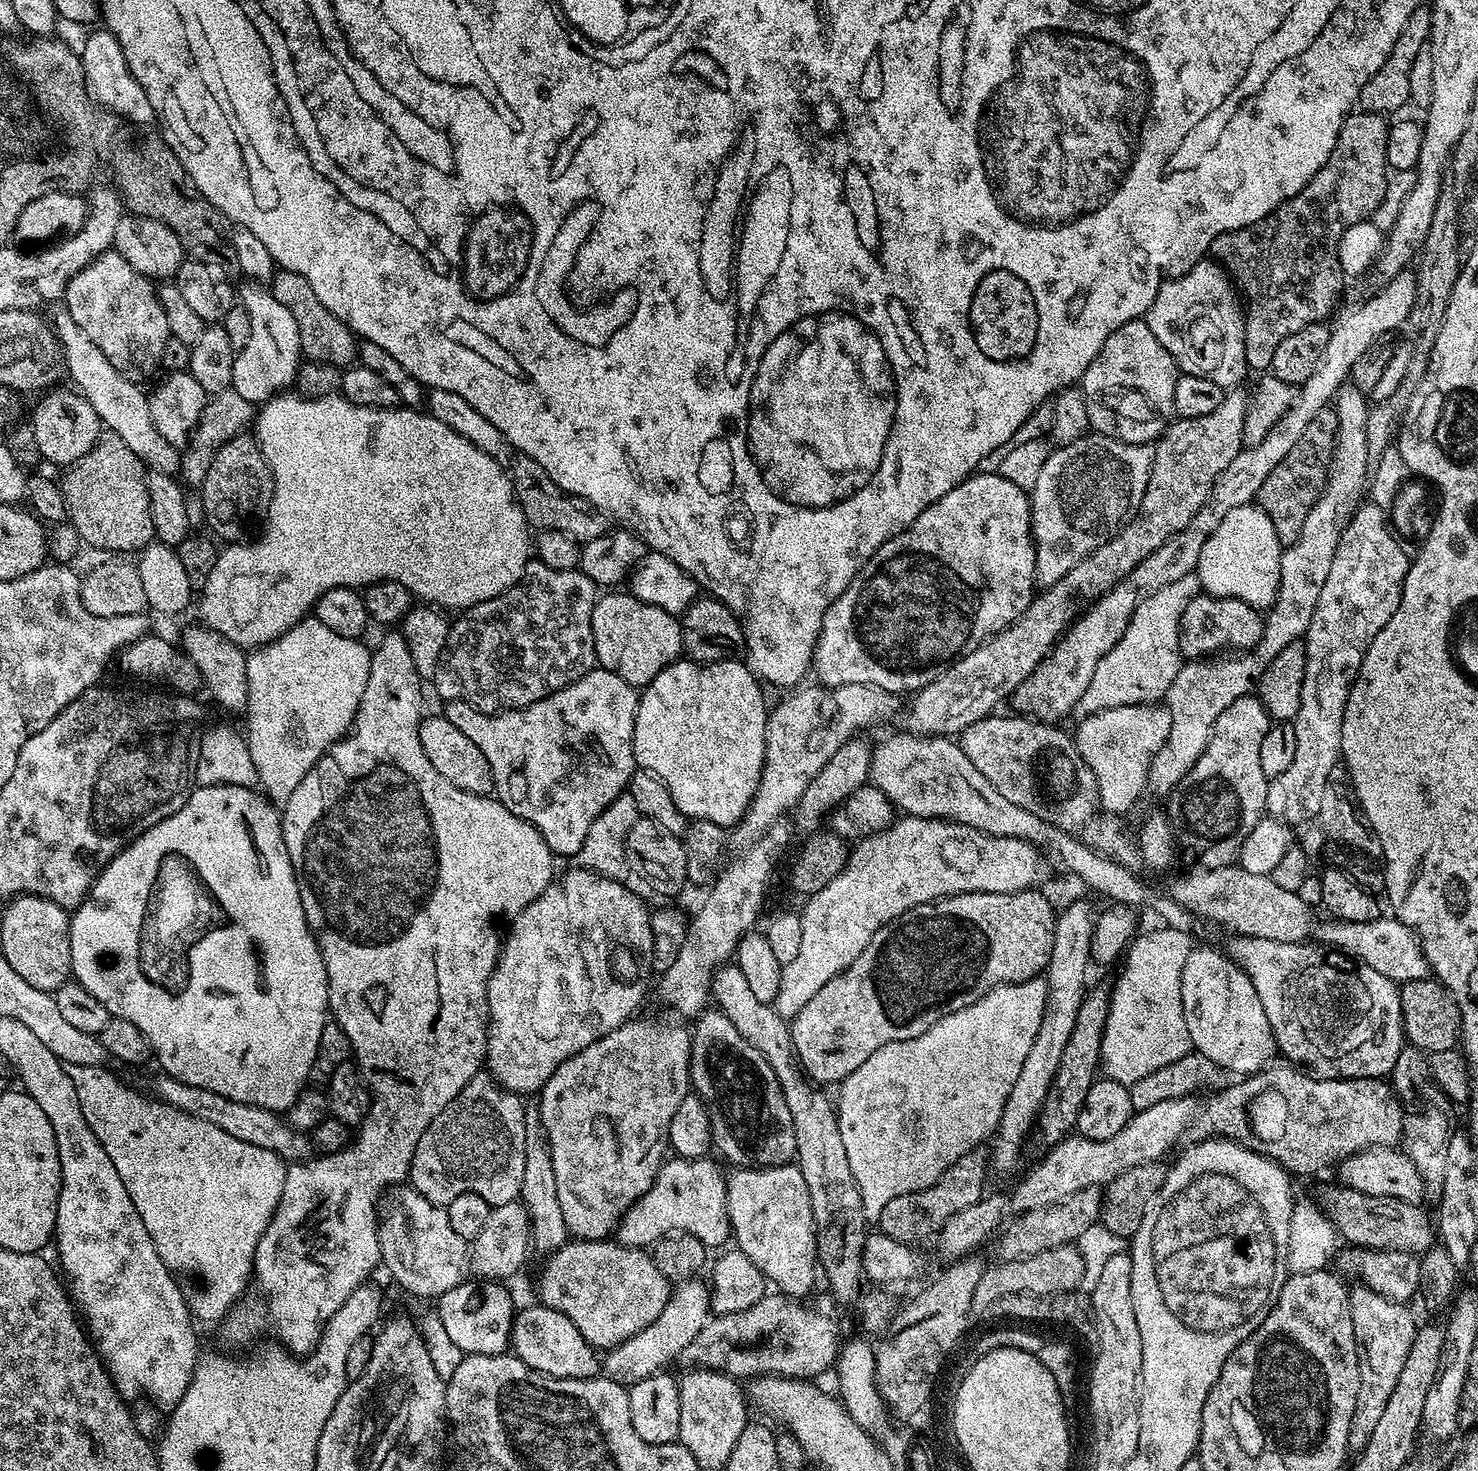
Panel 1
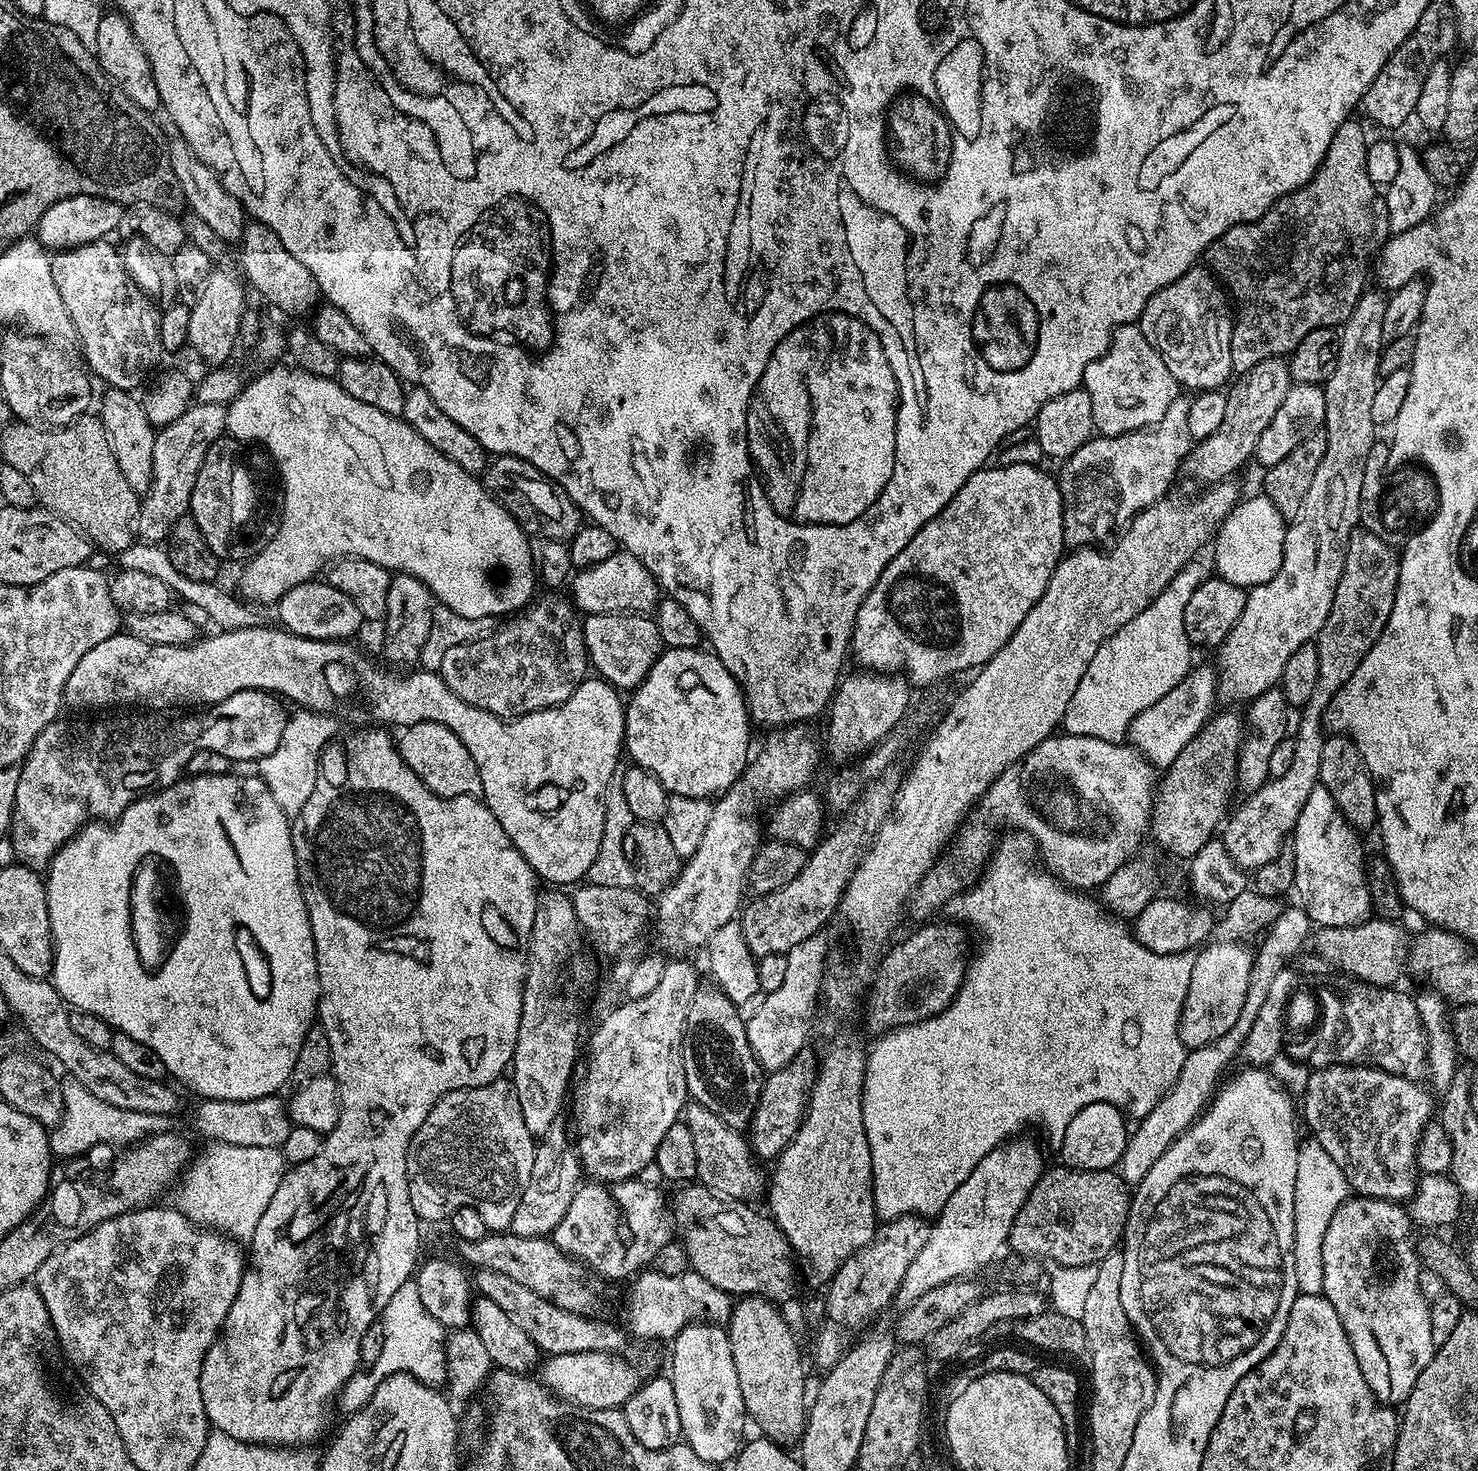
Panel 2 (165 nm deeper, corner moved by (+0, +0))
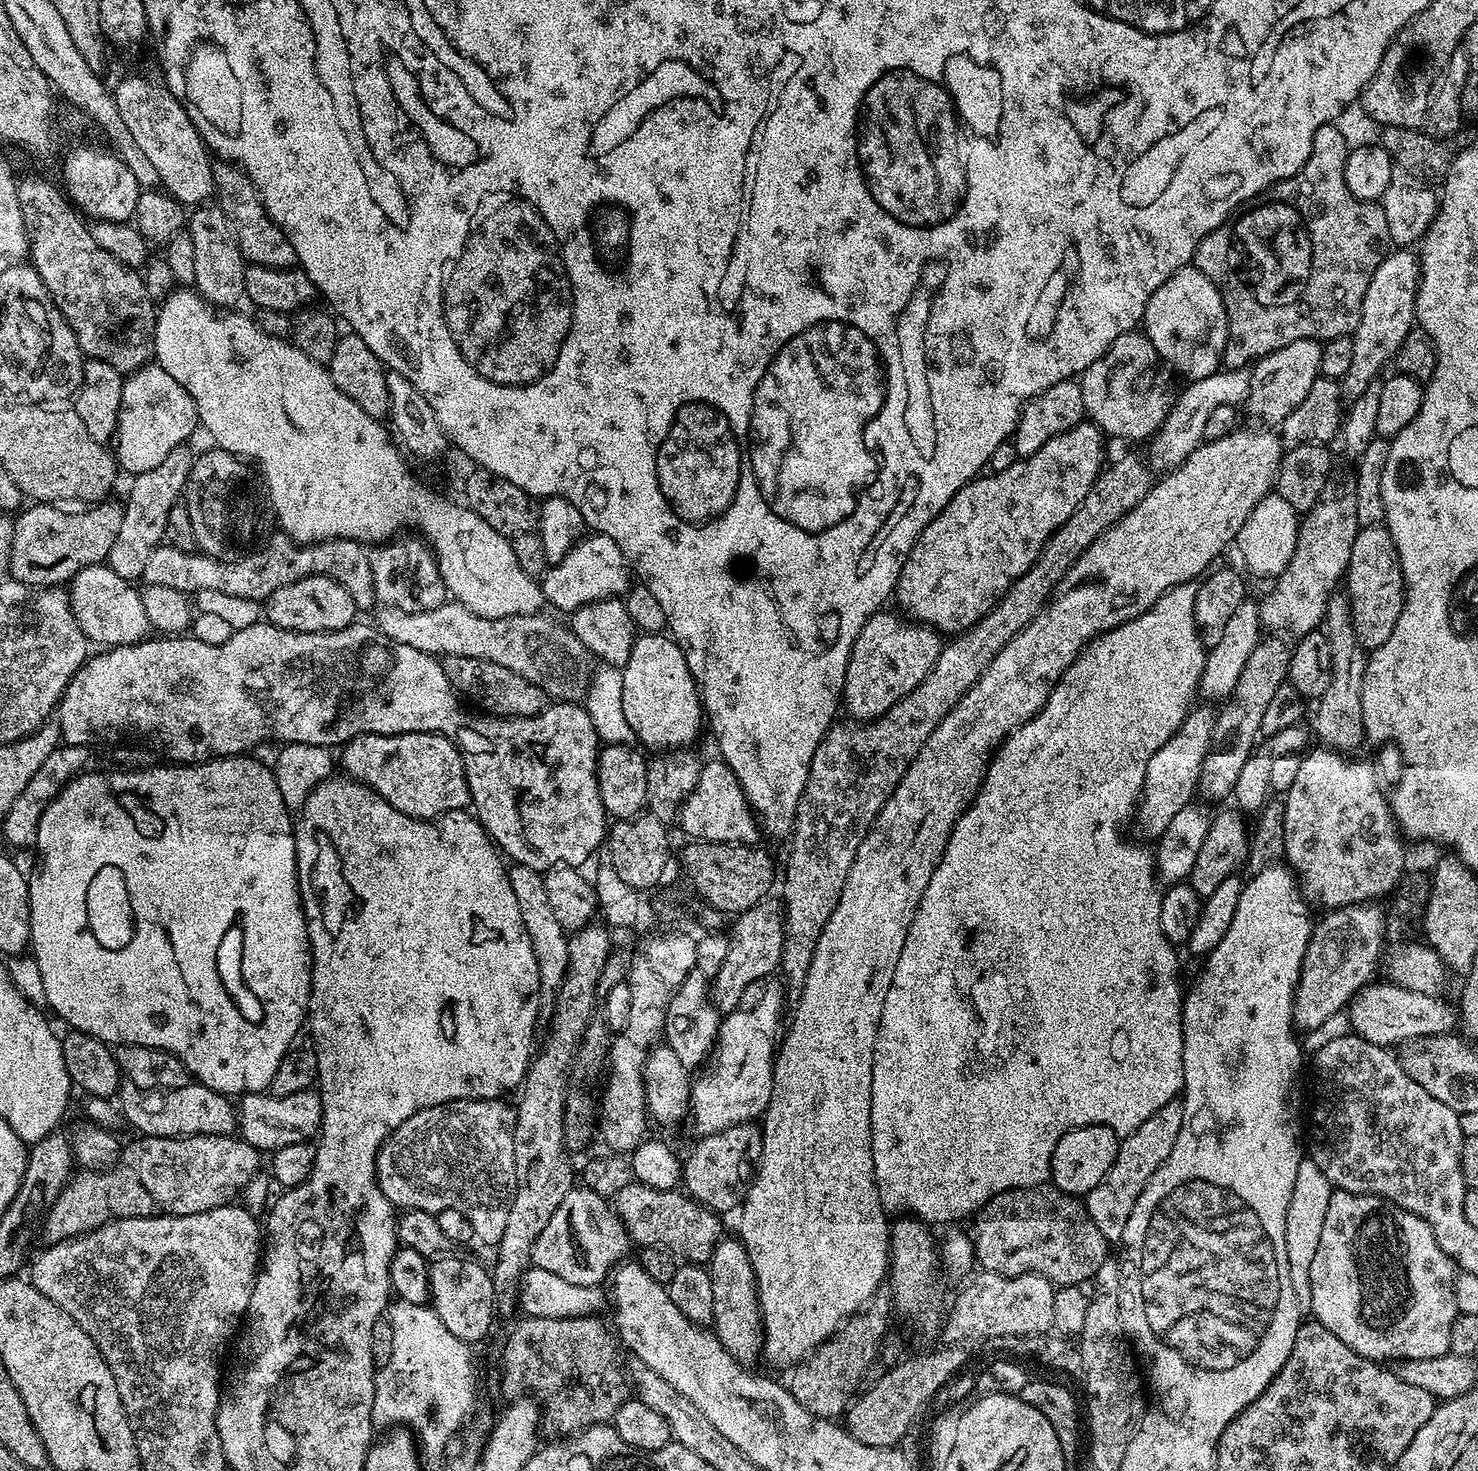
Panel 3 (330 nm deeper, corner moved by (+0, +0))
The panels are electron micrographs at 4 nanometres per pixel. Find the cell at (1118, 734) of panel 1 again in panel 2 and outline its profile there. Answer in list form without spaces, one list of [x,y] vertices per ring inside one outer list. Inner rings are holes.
[[[1193,667],[1186,674],[1186,678],[1182,678],[1182,682],[1178,682],[1178,686],[1170,690],[1170,694],[1158,698],[1154,706],[1142,710],[1142,714],[1132,719],[1131,747],[1135,748],[1153,769],[1169,768],[1174,758],[1178,758],[1178,754],[1185,748],[1186,742],[1190,742],[1190,738],[1194,738],[1194,734],[1198,734],[1198,730],[1202,730],[1202,726],[1213,715],[1212,702],[1216,702],[1217,698],[1213,669]]]

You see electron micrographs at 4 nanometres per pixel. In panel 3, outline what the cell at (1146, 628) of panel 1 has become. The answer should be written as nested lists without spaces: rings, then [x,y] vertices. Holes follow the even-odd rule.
[[[1196,580],[1186,582],[1166,594],[1162,594],[1162,598],[1158,598],[1158,602],[1148,612],[1143,612],[1141,616],[1136,616],[1130,622],[1109,632],[1104,632],[1095,640],[1090,641],[1080,651],[1080,657],[1064,671],[1040,713],[1034,718],[1030,718],[1021,728],[1013,730],[1005,738],[1003,744],[996,749],[992,763],[988,766],[988,772],[984,775],[980,793],[972,799],[972,803],[960,815],[946,842],[946,850],[942,854],[940,864],[934,870],[930,882],[926,886],[926,894],[922,894],[922,902],[910,922],[910,930],[906,934],[906,946],[902,946],[902,954],[898,954],[898,966],[894,966],[894,978],[890,982],[890,990],[886,990],[886,1006],[882,1006],[878,1038],[874,1042],[872,1097],[870,1098],[872,1157],[874,1158],[874,1174],[880,1201],[889,1213],[911,1214],[915,1219],[923,1220],[929,1226],[952,1224],[955,1220],[964,1220],[968,1215],[971,1217],[973,1214],[979,1213],[980,1209],[998,1194],[1009,1192],[1015,1188],[1036,1188],[1040,1184],[1049,1183],[1052,1174],[1054,1146],[1058,1146],[1060,1139],[1070,1130],[1081,1128],[1087,1124],[1105,1124],[1110,1126],[1110,1130],[1114,1130],[1117,1136],[1123,1138],[1134,1134],[1134,1130],[1138,1130],[1138,1126],[1142,1126],[1152,1114],[1158,1114],[1158,1110],[1162,1110],[1162,1106],[1166,1106],[1181,1095],[1184,1086],[1184,1063],[1182,1062],[1184,1031],[1180,1013],[1184,1006],[1184,996],[1182,991],[1180,992],[1180,960],[1176,957],[1177,949],[1162,934],[1160,925],[1162,884],[1158,879],[1153,853],[1149,849],[1147,852],[1142,845],[1127,840],[1124,837],[1124,831],[1127,830],[1128,824],[1130,828],[1130,821],[1136,814],[1136,806],[1140,803],[1140,797],[1144,795],[1146,766],[1150,766],[1150,758],[1158,750],[1162,750],[1162,746],[1166,746],[1166,742],[1170,742],[1170,738],[1188,717],[1194,704],[1192,699],[1197,699],[1198,696],[1206,655],[1206,645],[1200,639],[1200,631],[1197,630],[1194,622],[1194,598],[1199,589],[1200,585]]]

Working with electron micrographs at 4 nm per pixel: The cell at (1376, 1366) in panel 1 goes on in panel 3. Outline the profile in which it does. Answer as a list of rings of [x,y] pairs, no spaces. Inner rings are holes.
[[[1333,1191],[1330,1198],[1330,1210],[1326,1210],[1326,1222],[1322,1222],[1322,1238],[1318,1238],[1318,1250],[1314,1253],[1314,1262],[1310,1265],[1310,1298],[1312,1299],[1311,1315],[1330,1334],[1342,1338],[1350,1350],[1354,1350],[1365,1360],[1377,1362],[1399,1362],[1408,1359],[1438,1358],[1440,1355],[1449,1353],[1450,1330],[1454,1326],[1458,1309],[1456,1309],[1456,1276],[1458,1269],[1449,1256],[1438,1246],[1434,1238],[1434,1230],[1422,1218],[1402,1210],[1396,1204],[1391,1204],[1389,1200],[1384,1200],[1381,1196],[1363,1196],[1357,1192]]]

